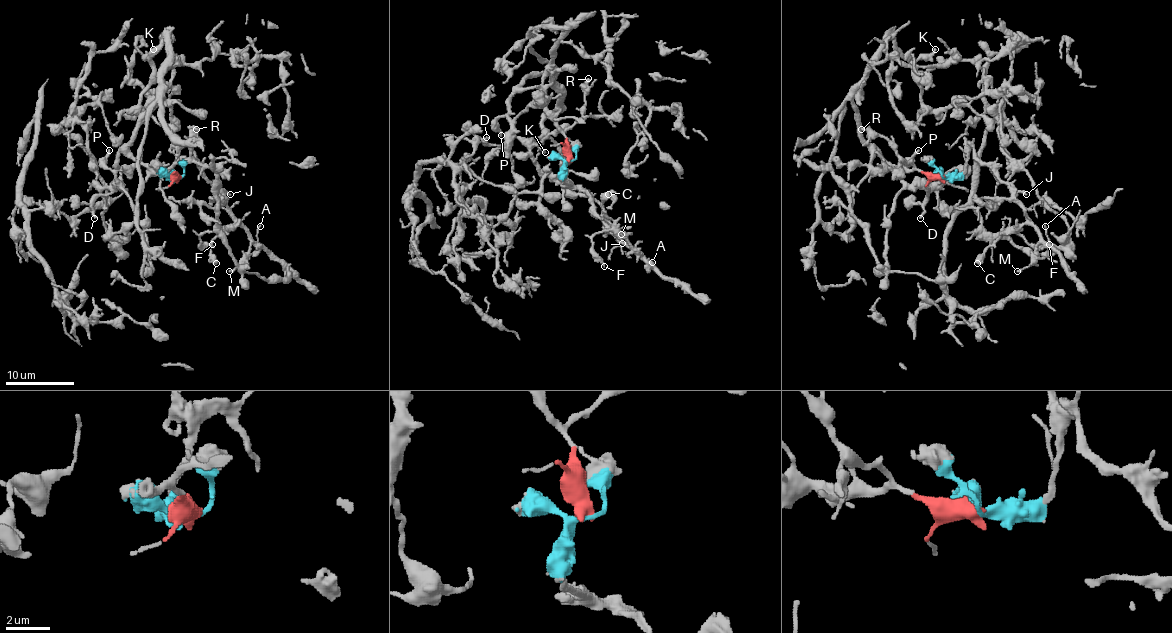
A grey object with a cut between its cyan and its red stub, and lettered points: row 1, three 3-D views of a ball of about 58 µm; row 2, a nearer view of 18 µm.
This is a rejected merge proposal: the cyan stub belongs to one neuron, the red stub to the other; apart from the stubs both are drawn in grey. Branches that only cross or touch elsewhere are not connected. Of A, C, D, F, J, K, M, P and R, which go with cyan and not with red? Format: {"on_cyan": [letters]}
{"on_cyan": ["A", "C", "F", "J", "M"]}

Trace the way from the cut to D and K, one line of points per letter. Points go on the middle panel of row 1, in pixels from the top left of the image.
D: (570, 159), (566, 138), (535, 87), (520, 88), (511, 97), (507, 138), (501, 145), (487, 144), (487, 137)
K: (570, 159), (540, 92), (521, 88), (545, 69), (559, 92), (559, 104), (542, 121), (545, 152)

